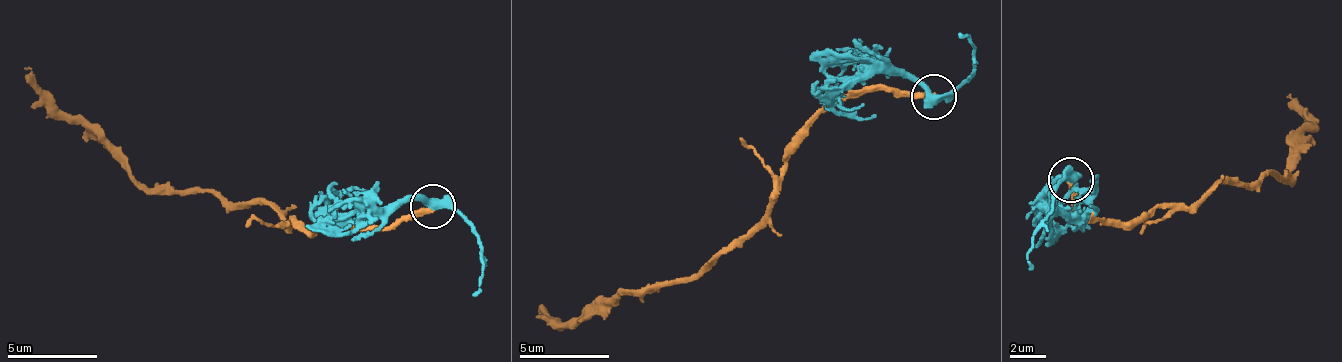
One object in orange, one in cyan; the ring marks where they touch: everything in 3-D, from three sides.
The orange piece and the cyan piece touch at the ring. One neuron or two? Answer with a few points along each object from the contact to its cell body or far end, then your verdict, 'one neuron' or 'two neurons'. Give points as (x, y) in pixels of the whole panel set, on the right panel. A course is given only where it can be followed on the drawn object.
orange runs (1072, 181), (1086, 224), (1128, 224), (1273, 172), (1290, 185), (1312, 119), (1287, 96); cyan runs (1072, 181), (1058, 182), (1052, 196), (1061, 213), (1089, 202), (1096, 177), (1093, 180); two neurons

